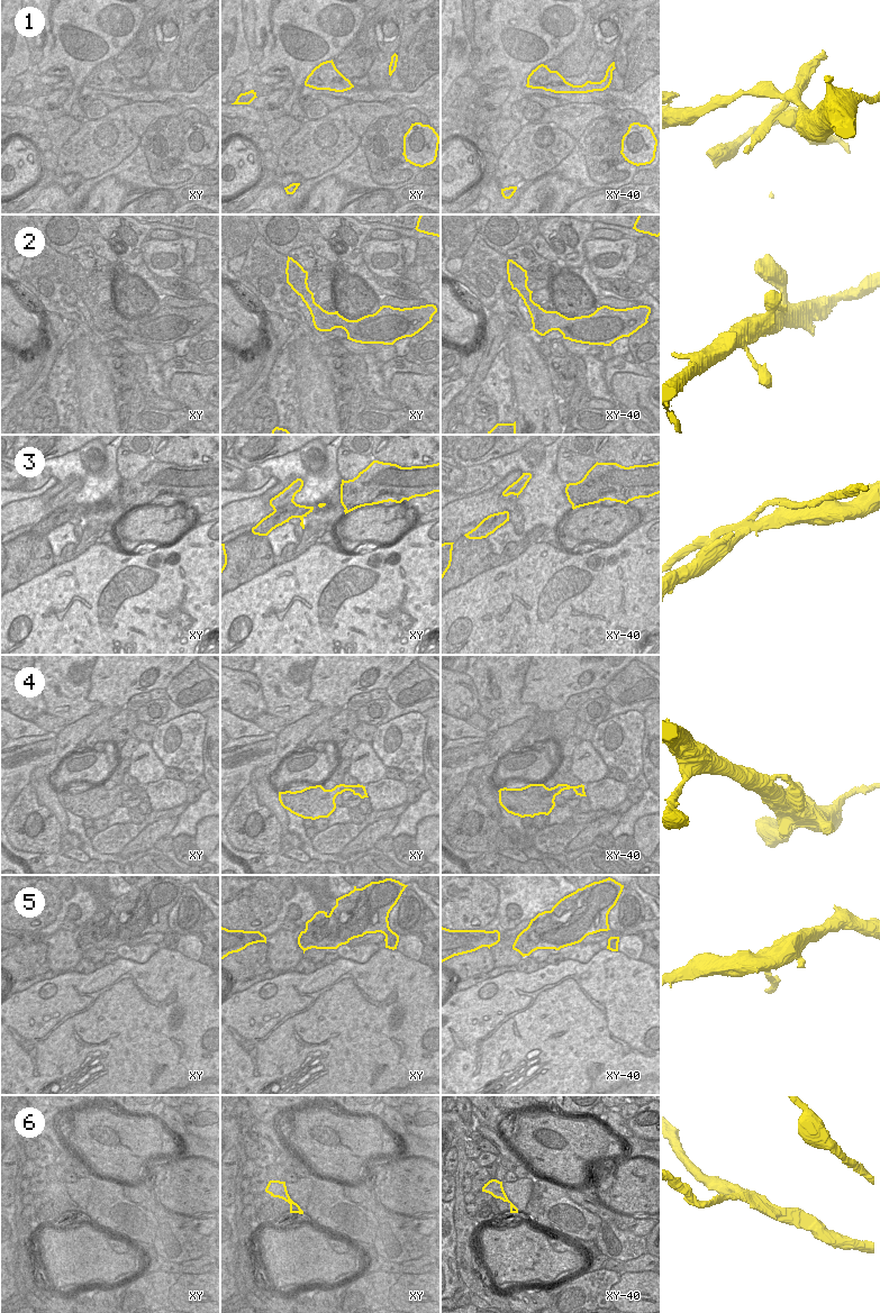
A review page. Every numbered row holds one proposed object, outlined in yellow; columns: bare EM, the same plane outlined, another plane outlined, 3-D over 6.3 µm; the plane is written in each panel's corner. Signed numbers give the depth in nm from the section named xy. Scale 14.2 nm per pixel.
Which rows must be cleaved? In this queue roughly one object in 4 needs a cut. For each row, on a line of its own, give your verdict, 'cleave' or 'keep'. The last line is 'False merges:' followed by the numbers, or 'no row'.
1: keep
2: keep
3: cleave
4: keep
5: cleave
6: cleave
False merges: 3, 5, 6

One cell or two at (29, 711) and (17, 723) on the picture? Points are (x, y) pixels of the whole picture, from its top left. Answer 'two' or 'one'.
two

